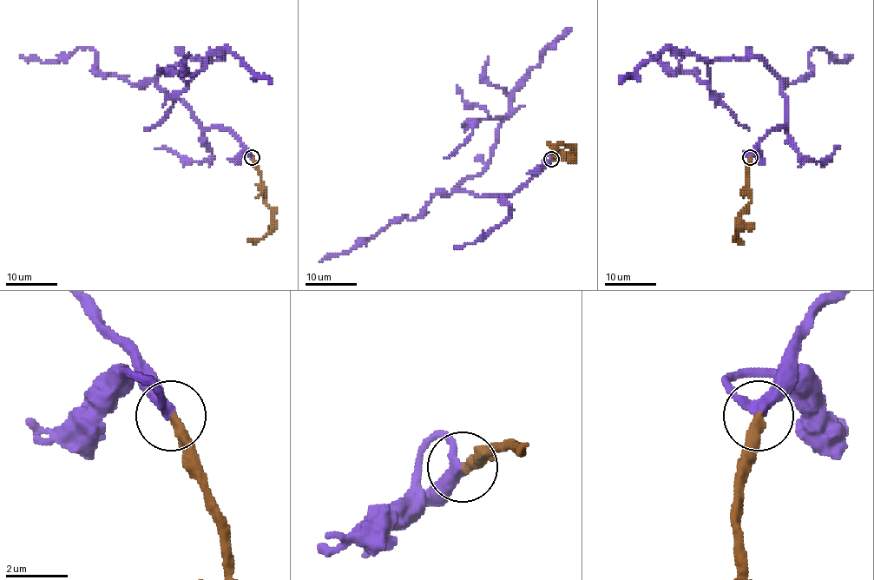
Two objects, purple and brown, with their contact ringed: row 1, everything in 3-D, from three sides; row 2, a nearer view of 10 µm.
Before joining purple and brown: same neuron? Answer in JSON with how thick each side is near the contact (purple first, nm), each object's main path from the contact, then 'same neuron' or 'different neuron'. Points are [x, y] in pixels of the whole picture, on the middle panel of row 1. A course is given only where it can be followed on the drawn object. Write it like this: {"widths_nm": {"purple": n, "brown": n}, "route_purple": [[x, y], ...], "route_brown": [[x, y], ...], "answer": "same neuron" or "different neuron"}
{"widths_nm": {"purple": 320, "brown": 340}, "route_purple": [[552, 160], [515, 192], [476, 195], [456, 188], [486, 166], [512, 92], [540, 61], [540, 55], [570, 29]], "route_brown": [[552, 160], [560, 155], [563, 160], [573, 149], [562, 142], [555, 147], [548, 142]], "answer": "same neuron"}

